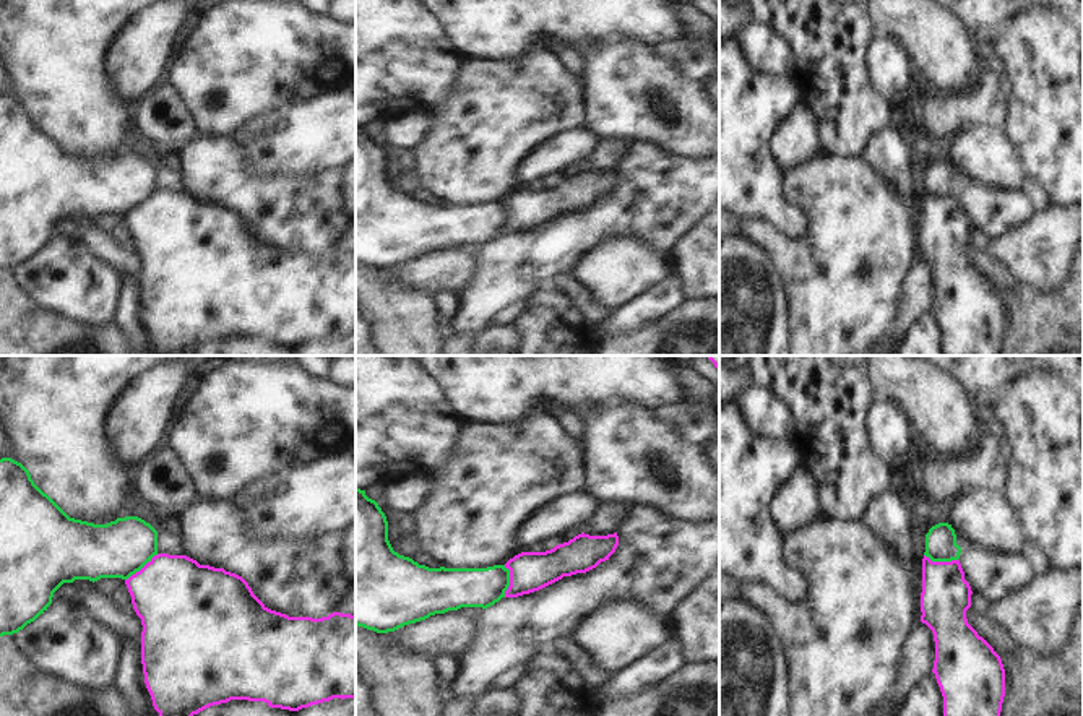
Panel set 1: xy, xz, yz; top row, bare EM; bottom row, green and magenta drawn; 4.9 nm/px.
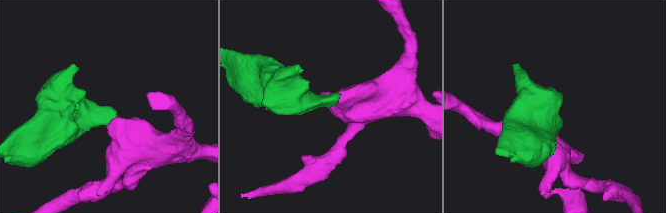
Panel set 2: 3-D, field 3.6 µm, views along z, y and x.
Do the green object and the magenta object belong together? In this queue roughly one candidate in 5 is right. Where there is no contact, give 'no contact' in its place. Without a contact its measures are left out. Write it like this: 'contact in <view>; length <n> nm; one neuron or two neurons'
contact in xy; length 220 nm; two neurons

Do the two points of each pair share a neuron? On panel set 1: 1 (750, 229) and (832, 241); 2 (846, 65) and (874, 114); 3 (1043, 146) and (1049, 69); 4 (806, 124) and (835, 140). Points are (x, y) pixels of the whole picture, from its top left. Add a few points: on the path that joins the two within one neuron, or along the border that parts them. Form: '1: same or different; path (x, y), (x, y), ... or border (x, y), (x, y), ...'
1: same; path (770, 239), (778, 247), (812, 247)
2: same; path (846, 77), (846, 86), (862, 103)
3: same; path (1048, 127), (1048, 88)
4: different; border (802, 98), (819, 120), (820, 143), (825, 151)

